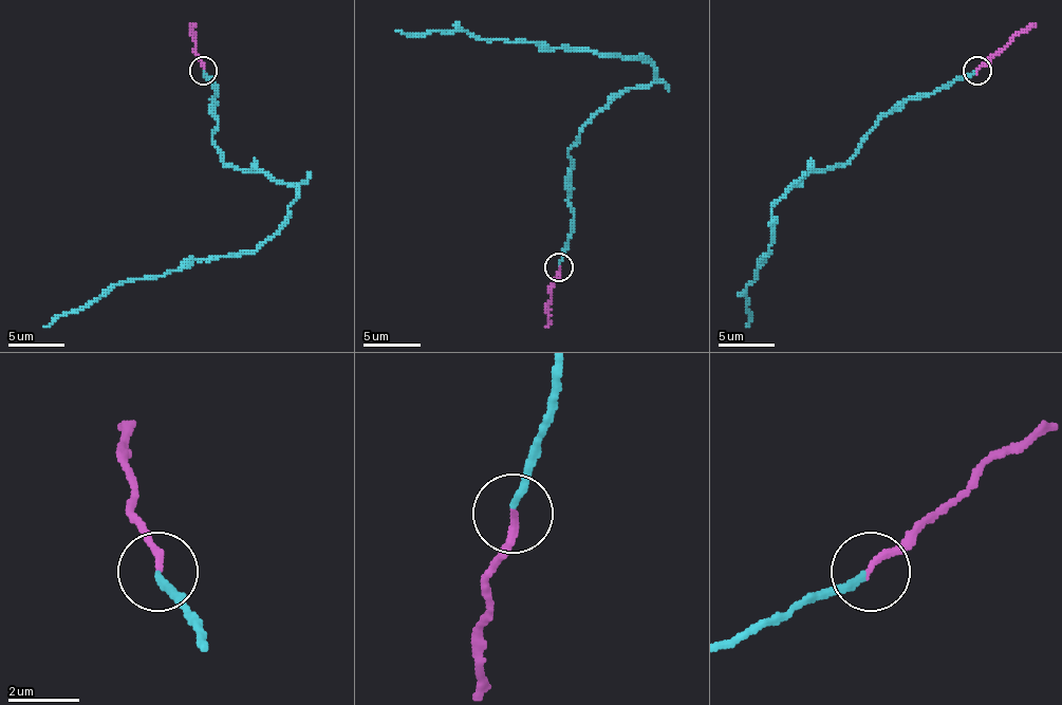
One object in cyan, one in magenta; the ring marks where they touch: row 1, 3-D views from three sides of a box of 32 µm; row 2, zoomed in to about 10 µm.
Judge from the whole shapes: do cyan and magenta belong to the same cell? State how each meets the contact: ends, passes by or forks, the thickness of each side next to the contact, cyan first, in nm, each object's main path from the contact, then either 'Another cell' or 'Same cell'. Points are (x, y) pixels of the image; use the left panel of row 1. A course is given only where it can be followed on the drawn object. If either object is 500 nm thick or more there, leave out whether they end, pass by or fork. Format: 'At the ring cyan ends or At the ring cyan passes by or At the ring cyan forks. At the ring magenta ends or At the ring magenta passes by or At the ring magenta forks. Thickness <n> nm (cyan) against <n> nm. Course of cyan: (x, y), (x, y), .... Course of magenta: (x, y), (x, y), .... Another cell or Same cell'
At the ring cyan ends. At the ring magenta ends. Thickness 200 nm (cyan) against 200 nm. Course of cyan: (204, 71), (218, 94), (212, 142), (226, 164), (294, 183), (287, 220), (254, 251), (119, 281), (43, 327). Course of magenta: (204, 71), (189, 23). Same cell

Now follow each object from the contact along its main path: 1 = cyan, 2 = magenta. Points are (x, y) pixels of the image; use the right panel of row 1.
1: (976, 71), (931, 94), (897, 101), (841, 164), (814, 169), (771, 208), (768, 251), (751, 281), (746, 327)
2: (976, 71), (1036, 23)

